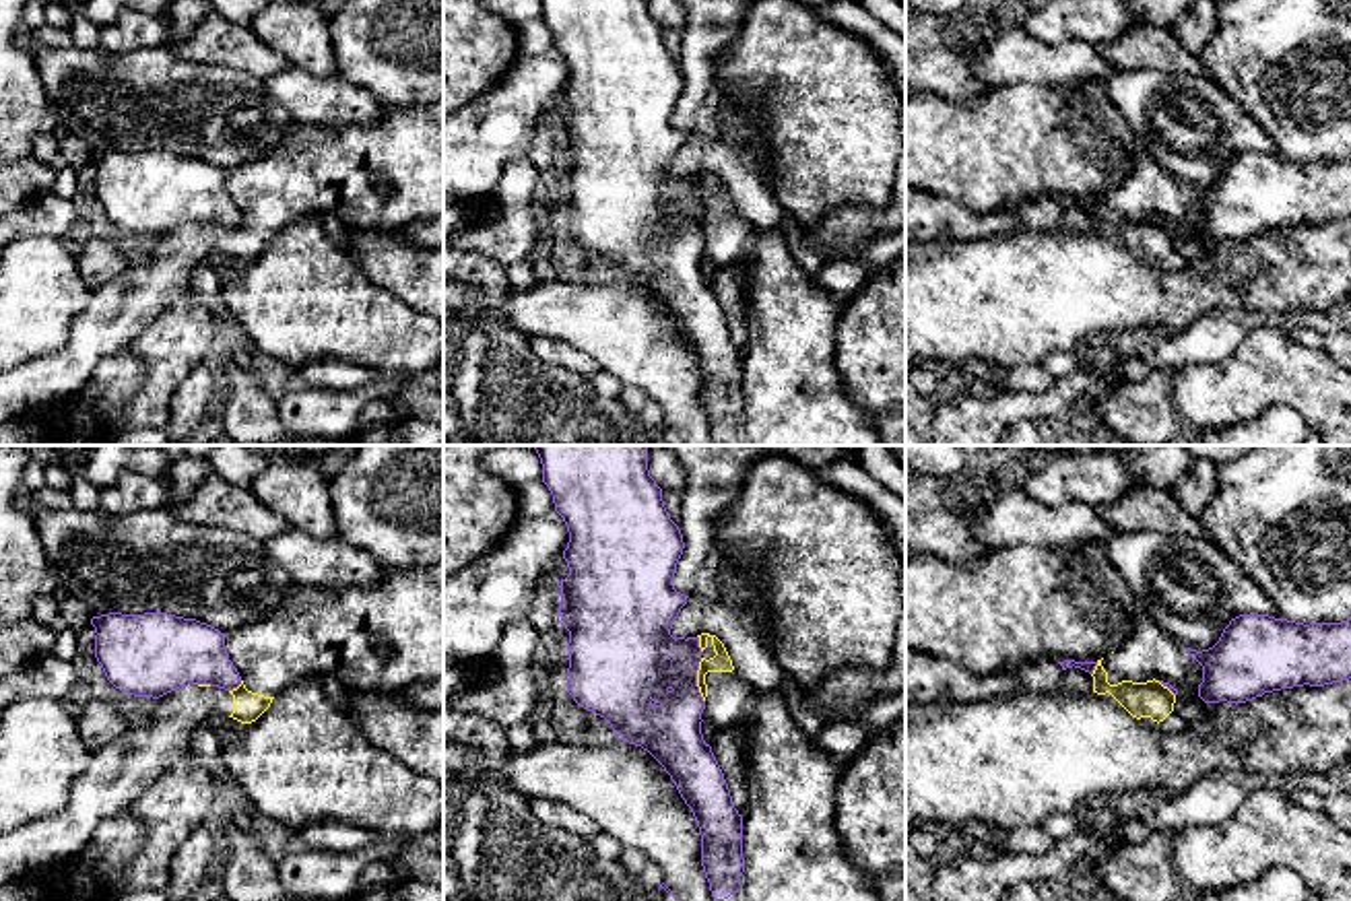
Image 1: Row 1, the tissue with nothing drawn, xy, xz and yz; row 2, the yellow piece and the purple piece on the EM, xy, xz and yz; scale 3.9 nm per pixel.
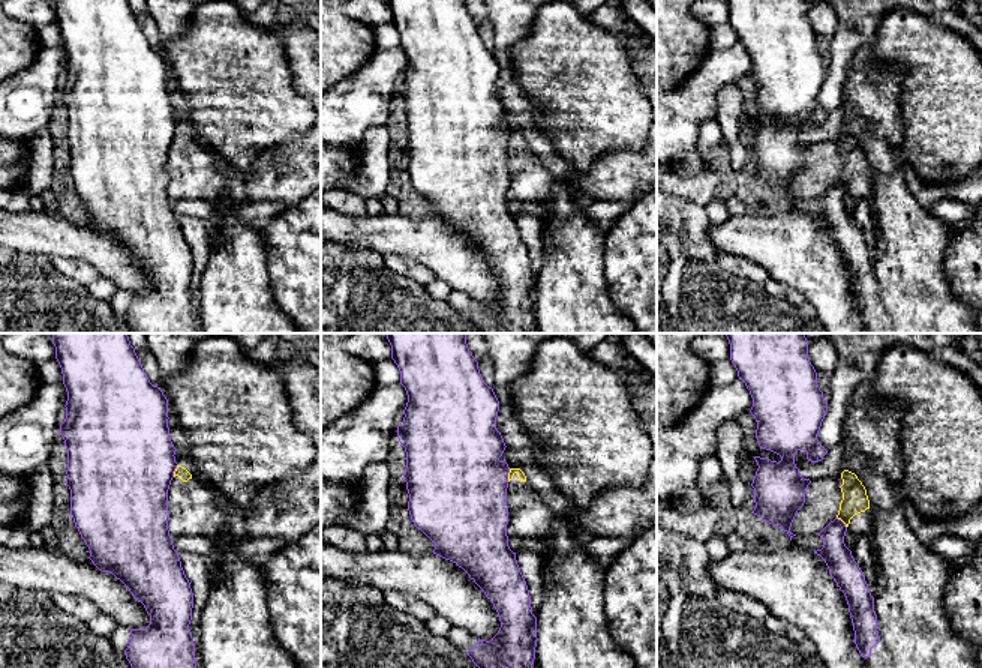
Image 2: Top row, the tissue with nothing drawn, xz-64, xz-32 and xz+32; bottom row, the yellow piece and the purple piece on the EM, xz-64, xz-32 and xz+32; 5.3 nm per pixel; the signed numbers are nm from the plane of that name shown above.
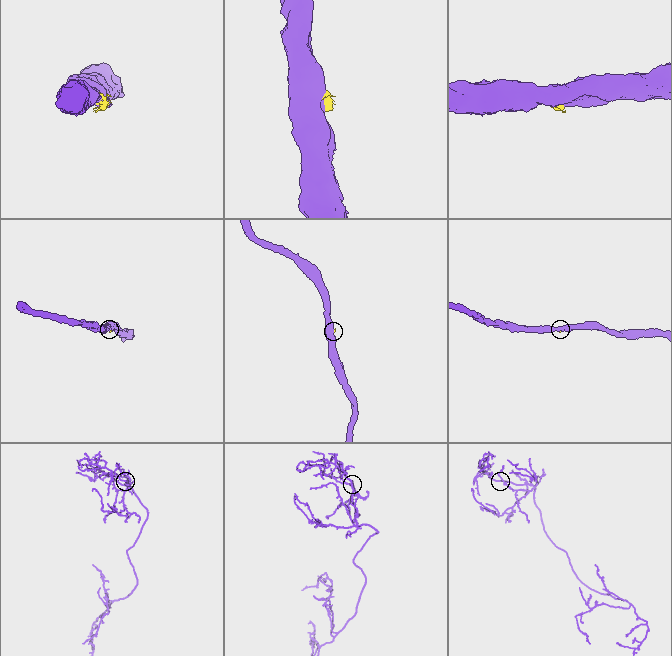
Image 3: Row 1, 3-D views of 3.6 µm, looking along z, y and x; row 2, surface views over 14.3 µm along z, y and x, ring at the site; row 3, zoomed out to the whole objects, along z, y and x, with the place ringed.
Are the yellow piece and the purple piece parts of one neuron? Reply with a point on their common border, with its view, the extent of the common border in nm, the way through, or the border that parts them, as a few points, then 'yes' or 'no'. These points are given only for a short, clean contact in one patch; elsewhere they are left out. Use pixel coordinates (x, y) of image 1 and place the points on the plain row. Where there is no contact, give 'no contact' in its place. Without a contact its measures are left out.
xz (698, 219) | 180 nm | along xz (700, 196), (698, 229), (704, 240) | no

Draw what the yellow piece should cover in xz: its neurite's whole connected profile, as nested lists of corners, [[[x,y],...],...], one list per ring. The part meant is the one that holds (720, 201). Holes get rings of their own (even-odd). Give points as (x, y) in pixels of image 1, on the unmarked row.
[[[701,171],[701,200],[697,208],[697,225],[705,239],[703,260],[718,268],[743,264],[757,237],[757,227],[743,219],[732,204],[724,181],[710,171]]]

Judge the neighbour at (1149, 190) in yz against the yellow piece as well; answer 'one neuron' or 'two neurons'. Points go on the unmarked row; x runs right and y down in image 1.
one neuron

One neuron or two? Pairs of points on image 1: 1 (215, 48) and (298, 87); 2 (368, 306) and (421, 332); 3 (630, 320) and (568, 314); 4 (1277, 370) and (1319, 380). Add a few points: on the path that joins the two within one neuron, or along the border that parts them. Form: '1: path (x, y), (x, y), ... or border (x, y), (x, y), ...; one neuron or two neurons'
1: border (289, 64), (262, 79); two neurons
2: path (380, 318), (394, 332), (409, 332); one neuron
3: path (615, 320), (582, 316); one neuron
4: path (1288, 374), (1308, 380); one neuron

